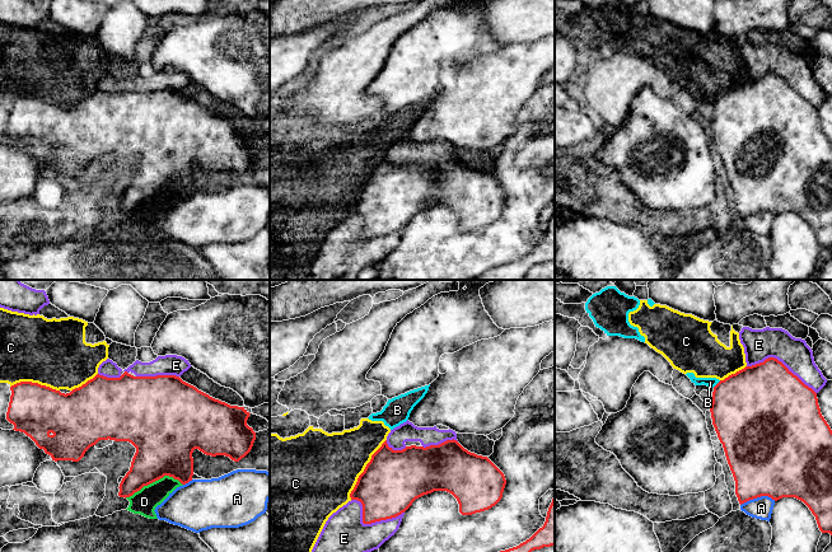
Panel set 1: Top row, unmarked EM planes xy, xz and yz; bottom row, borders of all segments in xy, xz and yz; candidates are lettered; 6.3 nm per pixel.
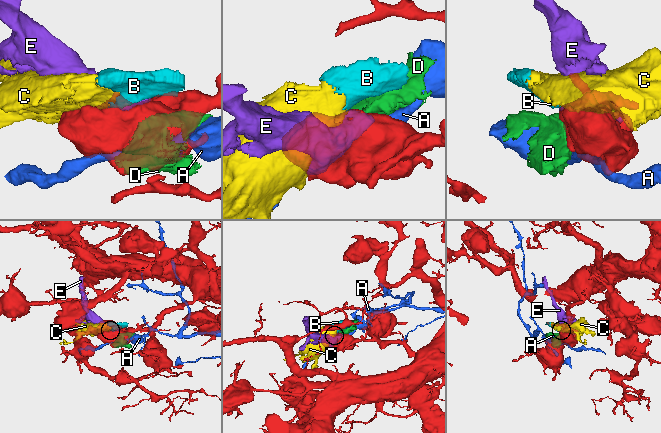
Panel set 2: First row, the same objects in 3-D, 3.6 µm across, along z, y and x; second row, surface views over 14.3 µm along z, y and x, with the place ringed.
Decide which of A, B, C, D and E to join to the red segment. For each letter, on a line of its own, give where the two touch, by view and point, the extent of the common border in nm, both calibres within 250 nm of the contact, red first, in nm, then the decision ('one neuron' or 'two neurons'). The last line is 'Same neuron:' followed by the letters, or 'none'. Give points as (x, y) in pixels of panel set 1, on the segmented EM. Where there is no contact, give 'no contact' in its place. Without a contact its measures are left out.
A: meets red in yz at (757, 496); contact 220 nm long; 480 nm thick on the red side, 140 nm on the other; two neurons
B: meets red in yz at (718, 383); contact 70 nm long; 480 nm thick on the red side, 60 nm on the other; two neurons
C: meets red in xz at (364, 469); contact 440 nm long; 380 nm thick on the red side, 440 nm on the other; two neurons
D: meets red in xy at (153, 481); contact 380 nm long; 360 nm thick on the red side, 160 nm on the other; two neurons
E: meets red in xz at (369, 523); contact 340 nm long; 360 nm thick on the red side, 260 nm on the other; two neurons
Same neuron: none

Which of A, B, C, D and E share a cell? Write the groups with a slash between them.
A / B C / D / E

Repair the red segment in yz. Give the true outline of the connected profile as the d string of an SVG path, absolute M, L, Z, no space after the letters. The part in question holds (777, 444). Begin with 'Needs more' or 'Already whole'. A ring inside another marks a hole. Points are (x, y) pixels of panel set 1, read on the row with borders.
Already whole. M768 357L763 362L745 366L724 380L720 380L714 387L710 412L712 425L720 443L723 444L728 464L735 481L735 495L739 504L742 505L761 496L768 496L775 501L782 497L795 497L809 507L812 514L815 516L819 530L832 535L832 430L821 413L817 393L794 375L781 361L775 357Z

